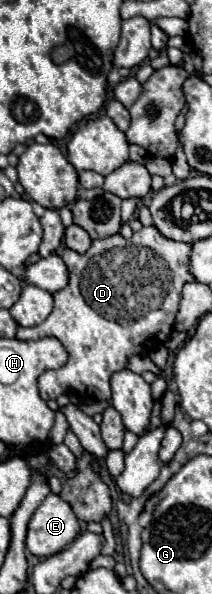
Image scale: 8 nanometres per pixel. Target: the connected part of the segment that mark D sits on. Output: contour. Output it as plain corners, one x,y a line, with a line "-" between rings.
144,226
142,230
134,232
130,240
122,238
120,234
104,240
94,240
86,254
62,248
60,256
70,270
68,286
54,294
54,310
40,326
20,326
16,332
18,340
40,340
46,336
58,338
68,352
68,362
64,366
60,366
58,370
46,370
38,378
40,398
56,400
60,394
74,394
90,400
108,400
112,374
124,370
130,356
150,354
150,350
170,338
182,300
182,288
188,282
196,282
196,278
190,274
190,252
192,242
170,240
162,236
156,226

